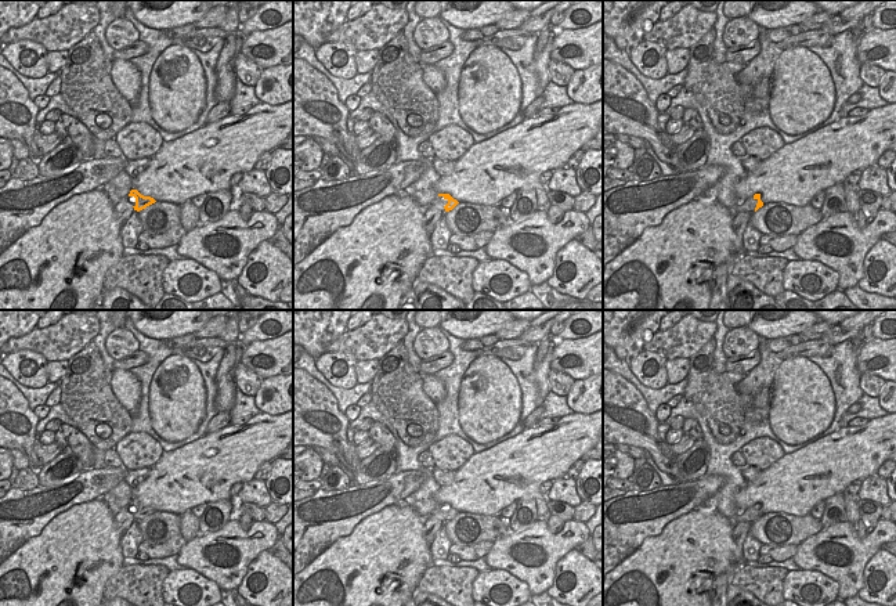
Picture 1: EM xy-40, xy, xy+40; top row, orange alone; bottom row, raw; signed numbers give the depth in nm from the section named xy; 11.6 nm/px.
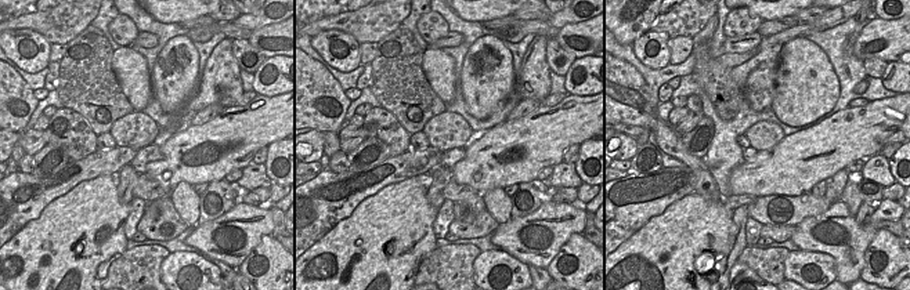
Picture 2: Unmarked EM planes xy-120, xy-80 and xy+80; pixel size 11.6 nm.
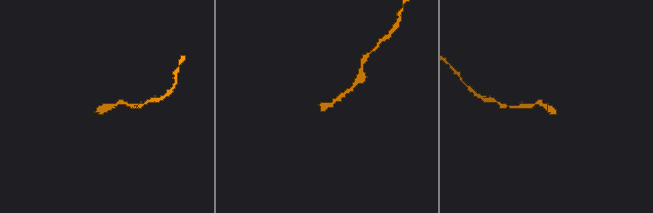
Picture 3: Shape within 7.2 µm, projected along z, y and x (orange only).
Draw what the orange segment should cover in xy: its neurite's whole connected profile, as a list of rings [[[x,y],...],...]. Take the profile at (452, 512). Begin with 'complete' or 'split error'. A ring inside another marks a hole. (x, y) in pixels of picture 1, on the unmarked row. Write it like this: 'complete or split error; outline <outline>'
split error; outline [[[438,504],[437,509],[431,512],[433,517],[442,523],[452,520],[458,513],[449,504]]]

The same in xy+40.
split error; outline [[[755,504],[752,508],[741,511],[738,515],[736,515],[734,517],[729,517],[729,519],[734,527],[740,522],[754,523],[762,516],[763,516],[763,512],[760,511],[760,504]]]

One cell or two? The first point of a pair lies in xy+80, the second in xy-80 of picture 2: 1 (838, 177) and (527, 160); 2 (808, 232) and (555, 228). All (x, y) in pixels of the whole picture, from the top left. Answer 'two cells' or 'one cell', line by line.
1: two cells
2: one cell

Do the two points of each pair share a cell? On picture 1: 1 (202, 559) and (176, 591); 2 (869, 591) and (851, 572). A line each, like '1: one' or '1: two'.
1: two
2: two

